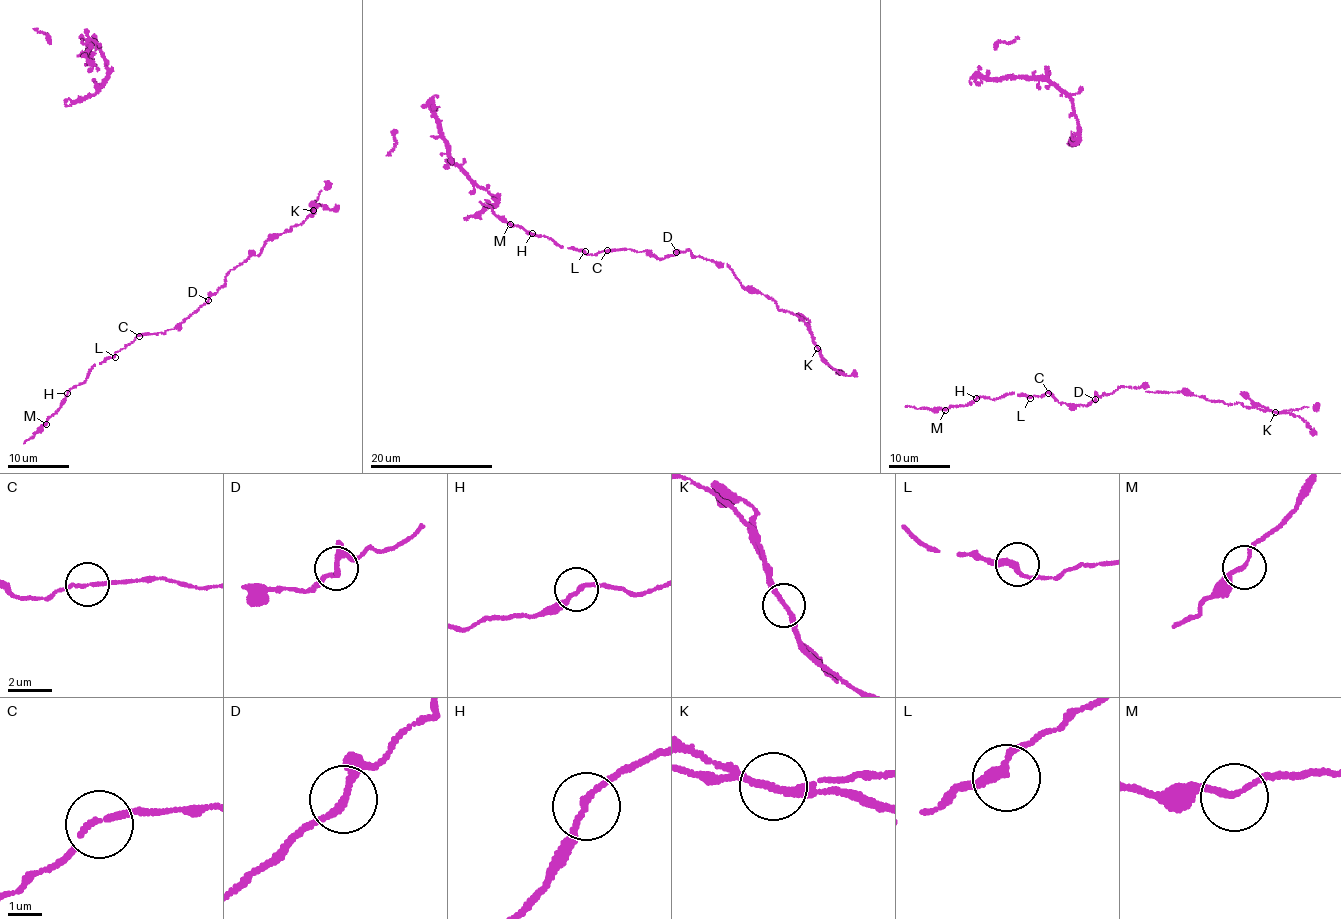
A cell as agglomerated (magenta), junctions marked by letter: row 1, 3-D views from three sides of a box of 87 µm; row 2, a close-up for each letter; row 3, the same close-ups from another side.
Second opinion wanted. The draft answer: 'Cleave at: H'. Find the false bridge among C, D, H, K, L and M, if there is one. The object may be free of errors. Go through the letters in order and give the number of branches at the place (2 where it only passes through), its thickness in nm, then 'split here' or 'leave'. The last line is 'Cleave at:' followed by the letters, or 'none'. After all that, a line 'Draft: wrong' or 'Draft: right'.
C: 2 branches meet; 160 nm thick; leave
D: 3 branches meet; 180 nm thick; leave
H: 2 branches meet; 170 nm thick; leave
K: 3 branches meet; 170 nm thick; leave
L: 2 branches meet; 240 nm thick; leave
M: 2 branches meet; 150 nm thick; leave
Cleave at: none
Draft: wrong

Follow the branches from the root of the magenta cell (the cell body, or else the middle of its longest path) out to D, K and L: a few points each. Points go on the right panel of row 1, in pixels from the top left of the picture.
D: (1050, 391), (1061, 403), (1071, 407), (1088, 406), (1095, 399)
K: (1050, 391), (1071, 407), (1088, 406), (1095, 397), (1121, 386), (1143, 386), (1145, 391), (1180, 392), (1275, 411)
L: (1050, 391), (1041, 397), (1030, 398)

